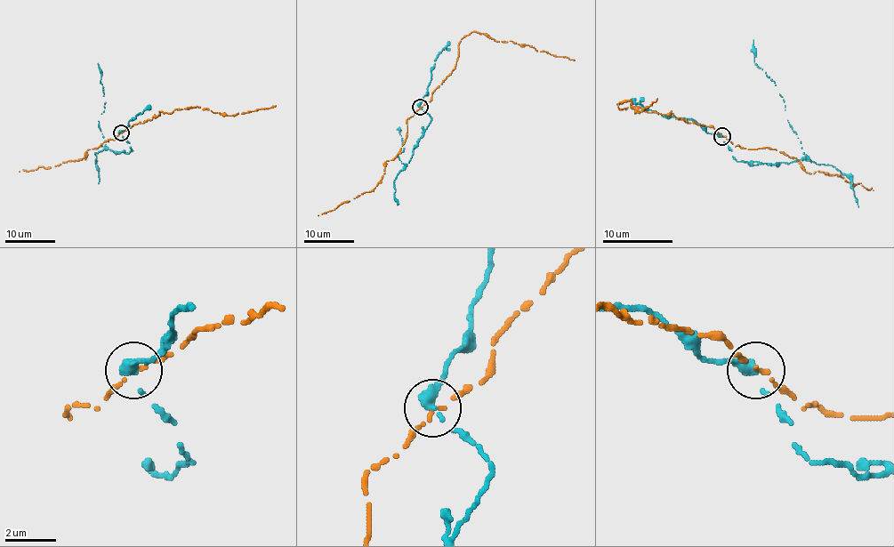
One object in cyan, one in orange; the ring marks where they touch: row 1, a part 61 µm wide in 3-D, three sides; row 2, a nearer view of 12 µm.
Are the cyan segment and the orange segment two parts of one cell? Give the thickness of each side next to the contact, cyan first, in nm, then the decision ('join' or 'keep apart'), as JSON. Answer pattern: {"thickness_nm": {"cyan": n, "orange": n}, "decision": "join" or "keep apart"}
{"thickness_nm": {"cyan": 440, "orange": 130}, "decision": "keep apart"}

